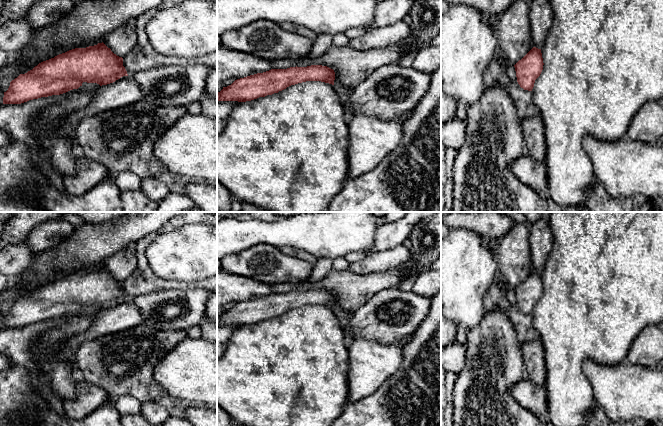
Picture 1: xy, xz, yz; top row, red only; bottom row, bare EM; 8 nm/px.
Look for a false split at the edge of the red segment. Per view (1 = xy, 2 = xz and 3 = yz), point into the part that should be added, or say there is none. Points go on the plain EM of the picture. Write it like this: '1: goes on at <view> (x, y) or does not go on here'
1: does not go on here
2: does not go on here
3: does not go on here

